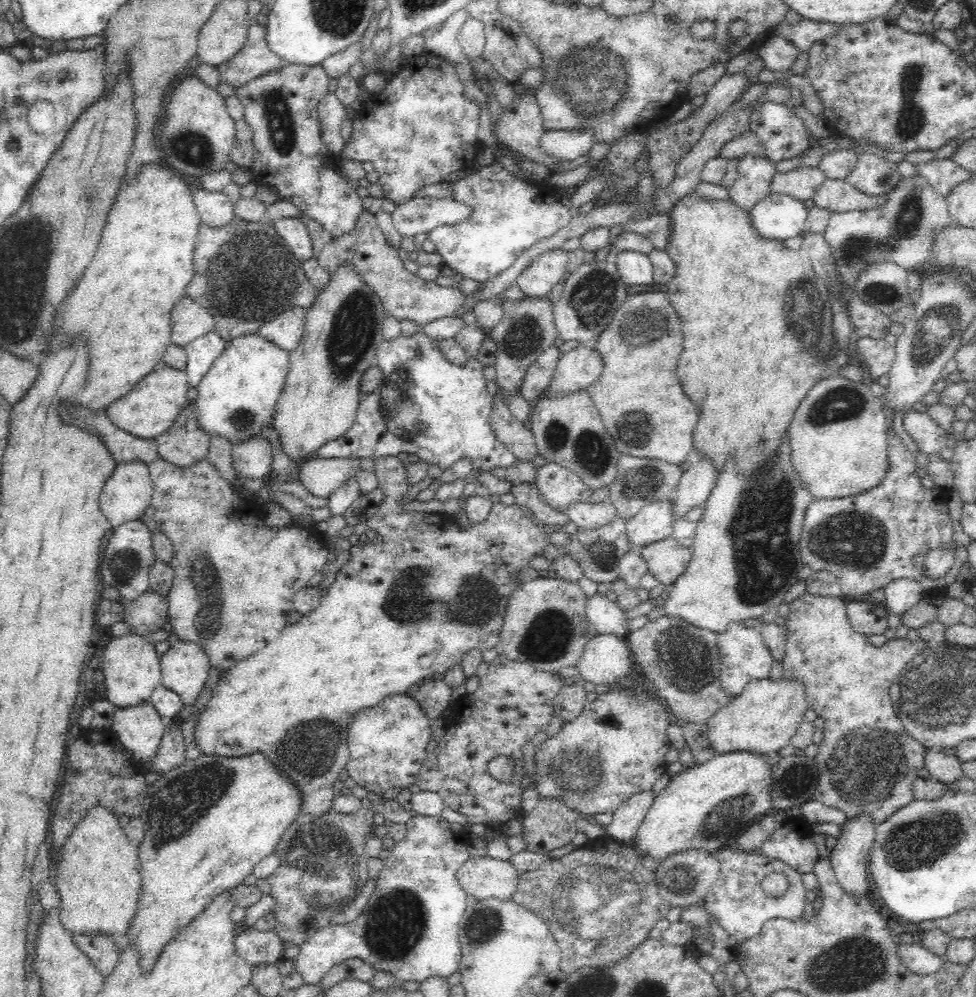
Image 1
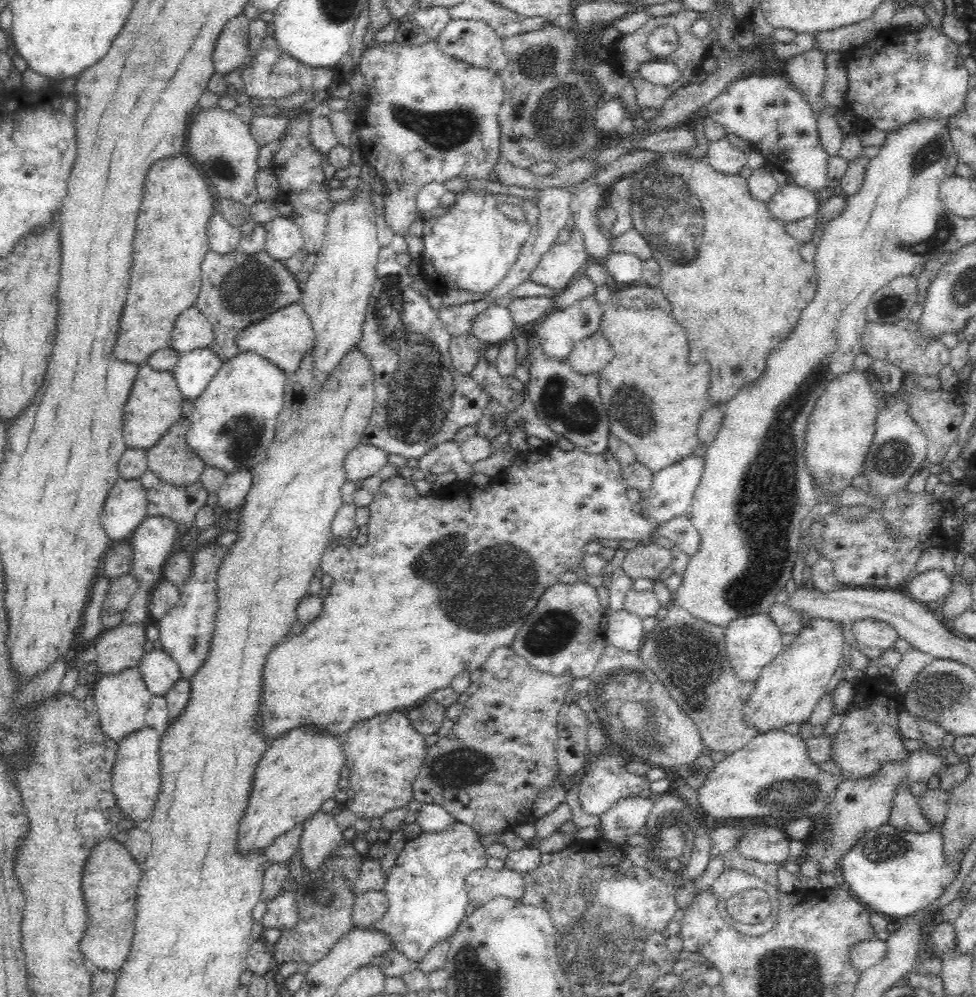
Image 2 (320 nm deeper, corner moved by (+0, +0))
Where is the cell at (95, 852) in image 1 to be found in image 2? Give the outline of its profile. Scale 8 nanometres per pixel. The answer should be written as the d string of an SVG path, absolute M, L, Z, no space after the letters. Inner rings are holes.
M114 839L97 844L85 862L82 893L88 907L88 926L79 949L92 965L103 972L116 974L120 968L124 968L130 956L141 876L141 868L130 851Z

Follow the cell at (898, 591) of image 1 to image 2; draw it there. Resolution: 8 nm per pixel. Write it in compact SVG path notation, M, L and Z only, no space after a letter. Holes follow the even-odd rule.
M939 569L926 570L904 583L904 589L914 600L923 604L938 601L951 591L951 578Z

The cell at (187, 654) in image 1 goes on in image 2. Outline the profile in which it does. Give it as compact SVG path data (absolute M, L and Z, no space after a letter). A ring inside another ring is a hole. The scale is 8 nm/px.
M152 649L144 653L137 664L140 677L144 679L147 690L152 695L164 695L175 686L176 680L181 678L180 669L168 654L161 649Z

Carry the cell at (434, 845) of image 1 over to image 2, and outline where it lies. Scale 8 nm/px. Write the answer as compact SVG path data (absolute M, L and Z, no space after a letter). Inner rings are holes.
M456 820L442 832L422 832L415 839L407 840L383 888L388 898L388 912L369 929L390 937L394 949L406 958L422 961L436 942L451 937L458 929L469 903L466 877L486 867L488 857L478 833Z

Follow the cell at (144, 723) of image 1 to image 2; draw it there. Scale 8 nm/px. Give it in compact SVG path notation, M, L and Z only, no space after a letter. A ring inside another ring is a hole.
M146 725L129 734L118 743L115 763L111 770L112 794L116 805L131 827L144 827L154 808L160 786L160 757L158 757L160 733Z

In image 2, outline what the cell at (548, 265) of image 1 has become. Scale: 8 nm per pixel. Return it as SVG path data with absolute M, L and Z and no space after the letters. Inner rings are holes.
M573 232L568 242L555 242L548 252L544 252L530 279L554 288L560 296L565 288L570 287L571 280L584 272L587 265L582 236L578 232Z

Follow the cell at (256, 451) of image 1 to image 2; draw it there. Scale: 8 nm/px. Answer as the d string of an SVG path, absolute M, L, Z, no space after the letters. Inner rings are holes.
M248 470L227 474L224 485L217 491L216 508L224 511L234 511L242 505L252 487L252 476Z

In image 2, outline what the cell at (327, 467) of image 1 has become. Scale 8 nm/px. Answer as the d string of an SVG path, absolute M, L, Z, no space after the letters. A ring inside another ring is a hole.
M363 443L356 446L344 460L344 471L348 474L348 481L356 483L378 475L389 463L388 458L388 453L376 446Z

